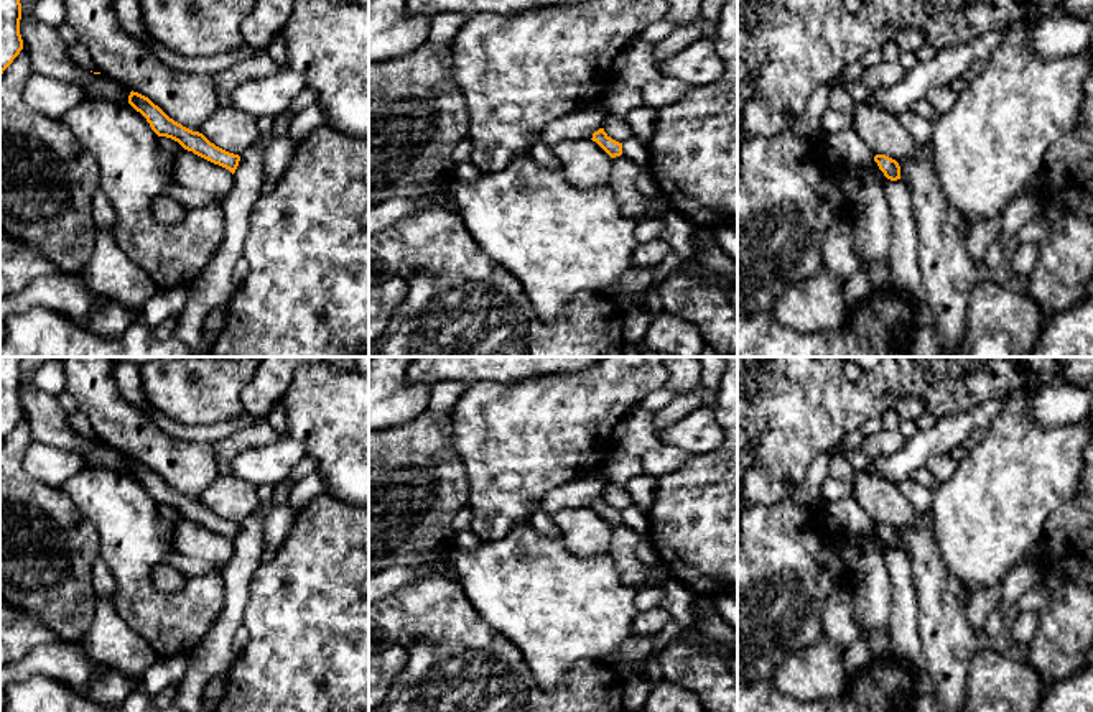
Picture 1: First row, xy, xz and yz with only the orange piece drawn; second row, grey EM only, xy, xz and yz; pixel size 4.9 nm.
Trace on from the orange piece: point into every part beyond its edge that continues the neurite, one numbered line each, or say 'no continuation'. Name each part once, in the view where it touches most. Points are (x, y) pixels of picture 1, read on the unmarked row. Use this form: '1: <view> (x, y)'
no continuation

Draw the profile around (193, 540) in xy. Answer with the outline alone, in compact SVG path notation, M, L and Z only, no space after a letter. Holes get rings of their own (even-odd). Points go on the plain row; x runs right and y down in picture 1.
M184 516L173 525L173 546L178 552L214 564L226 564L232 557L234 543L229 538Z

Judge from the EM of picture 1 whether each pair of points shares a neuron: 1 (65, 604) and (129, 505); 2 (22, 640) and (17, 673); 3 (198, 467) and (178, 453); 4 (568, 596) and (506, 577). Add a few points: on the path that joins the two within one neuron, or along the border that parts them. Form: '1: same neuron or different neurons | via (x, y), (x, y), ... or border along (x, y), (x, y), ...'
1: different neurons | border along (84, 517), (97, 533), (99, 554)
2: different neurons | border along (53, 642), (35, 645), (17, 661)
3: same neuron | via (193, 466), (183, 457)
4: same neuron | via (553, 596), (539, 596), (520, 584)

